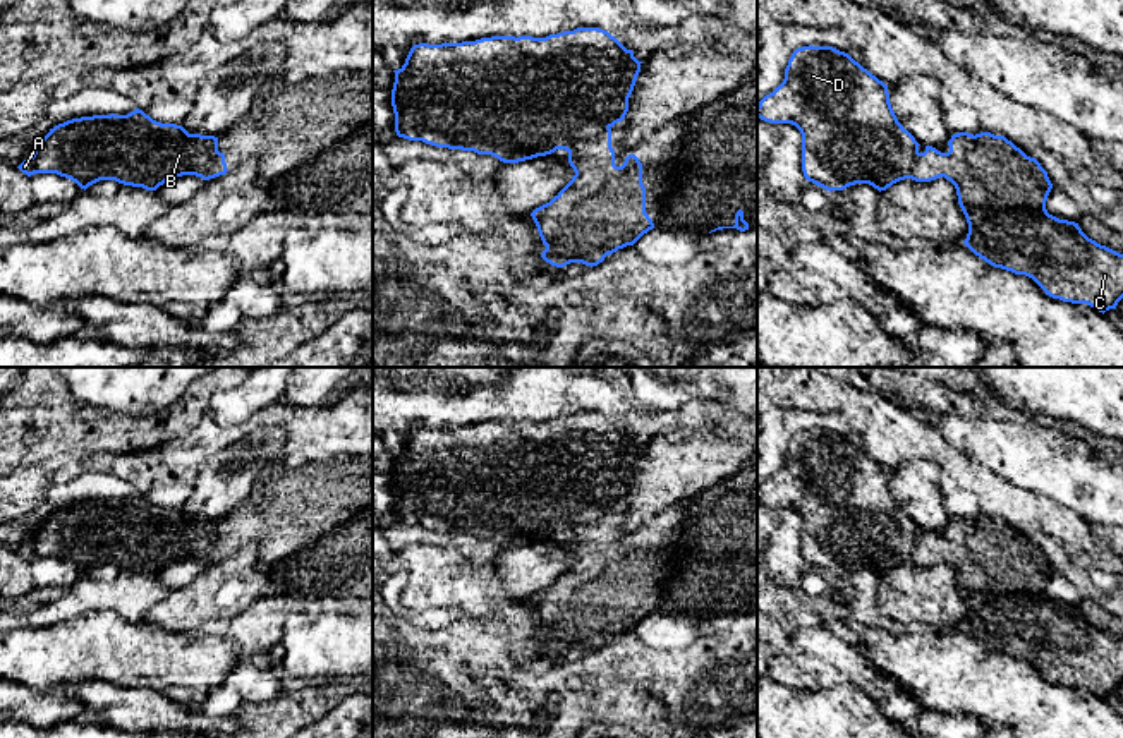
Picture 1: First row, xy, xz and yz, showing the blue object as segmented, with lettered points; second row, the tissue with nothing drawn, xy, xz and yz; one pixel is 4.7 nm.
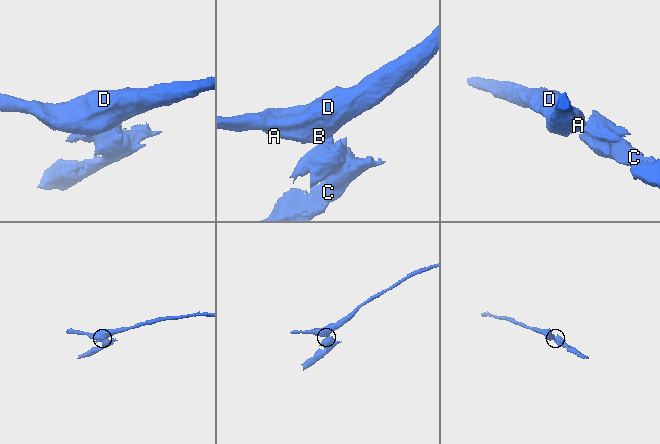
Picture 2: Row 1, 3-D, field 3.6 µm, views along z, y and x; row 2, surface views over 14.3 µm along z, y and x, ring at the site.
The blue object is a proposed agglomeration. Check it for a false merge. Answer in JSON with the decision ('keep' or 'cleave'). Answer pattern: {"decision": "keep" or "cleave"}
{"decision": "cleave"}

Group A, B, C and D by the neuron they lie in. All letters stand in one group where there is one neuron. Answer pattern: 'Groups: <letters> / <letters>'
Groups: A B D / C

